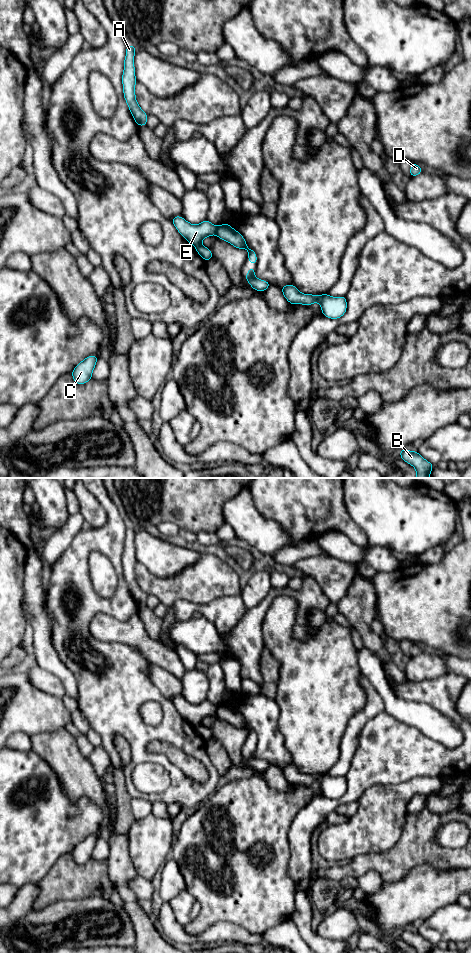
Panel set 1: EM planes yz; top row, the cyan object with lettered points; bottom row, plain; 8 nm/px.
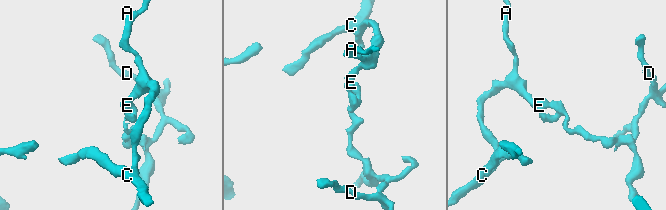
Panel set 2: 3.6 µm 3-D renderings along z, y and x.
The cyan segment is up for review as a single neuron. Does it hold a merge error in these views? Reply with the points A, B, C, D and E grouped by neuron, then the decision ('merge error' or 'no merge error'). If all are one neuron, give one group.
A C E / B D; merge error

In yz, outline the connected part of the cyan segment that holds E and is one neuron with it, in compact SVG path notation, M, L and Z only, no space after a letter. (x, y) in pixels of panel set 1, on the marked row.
M175 216L171 219L178 232L195 247L202 244L202 240L216 234L217 227L208 219L198 225L193 225L182 216Z

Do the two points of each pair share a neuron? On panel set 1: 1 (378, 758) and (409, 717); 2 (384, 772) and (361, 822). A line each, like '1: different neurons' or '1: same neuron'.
1: different neurons
2: different neurons

